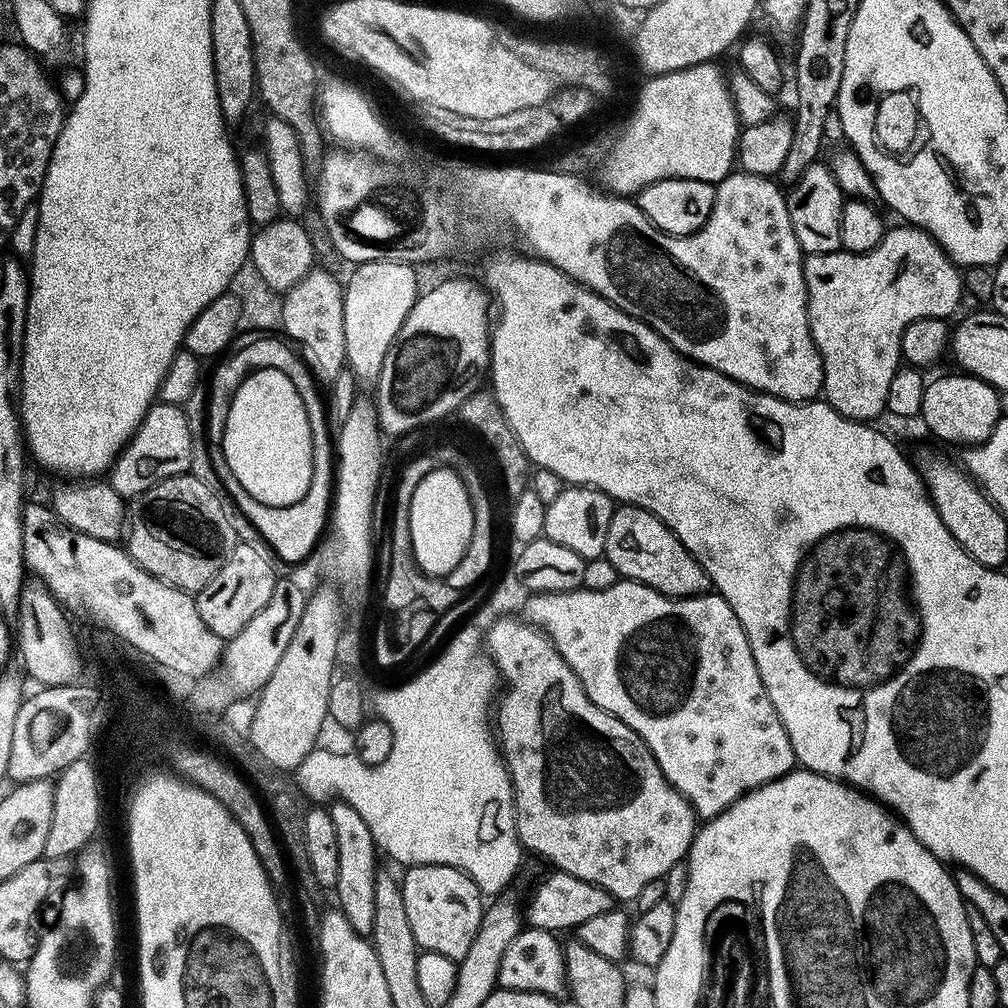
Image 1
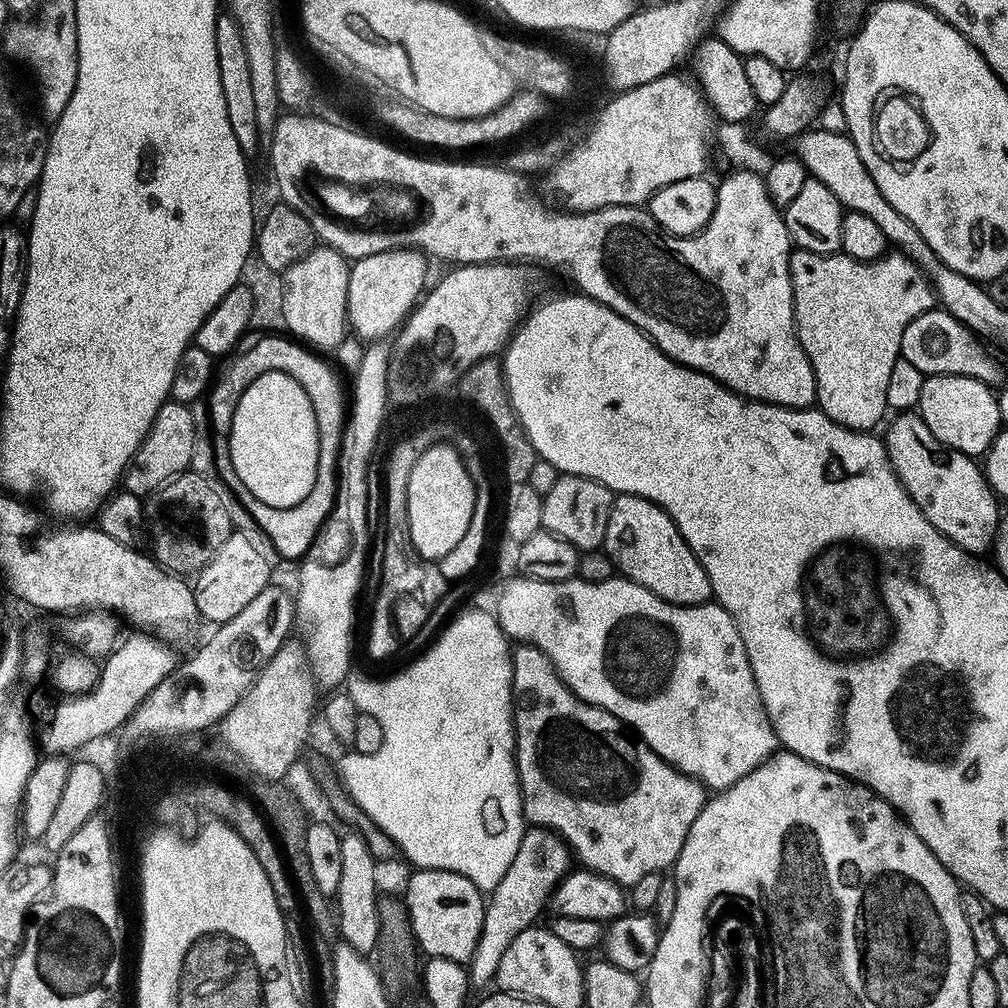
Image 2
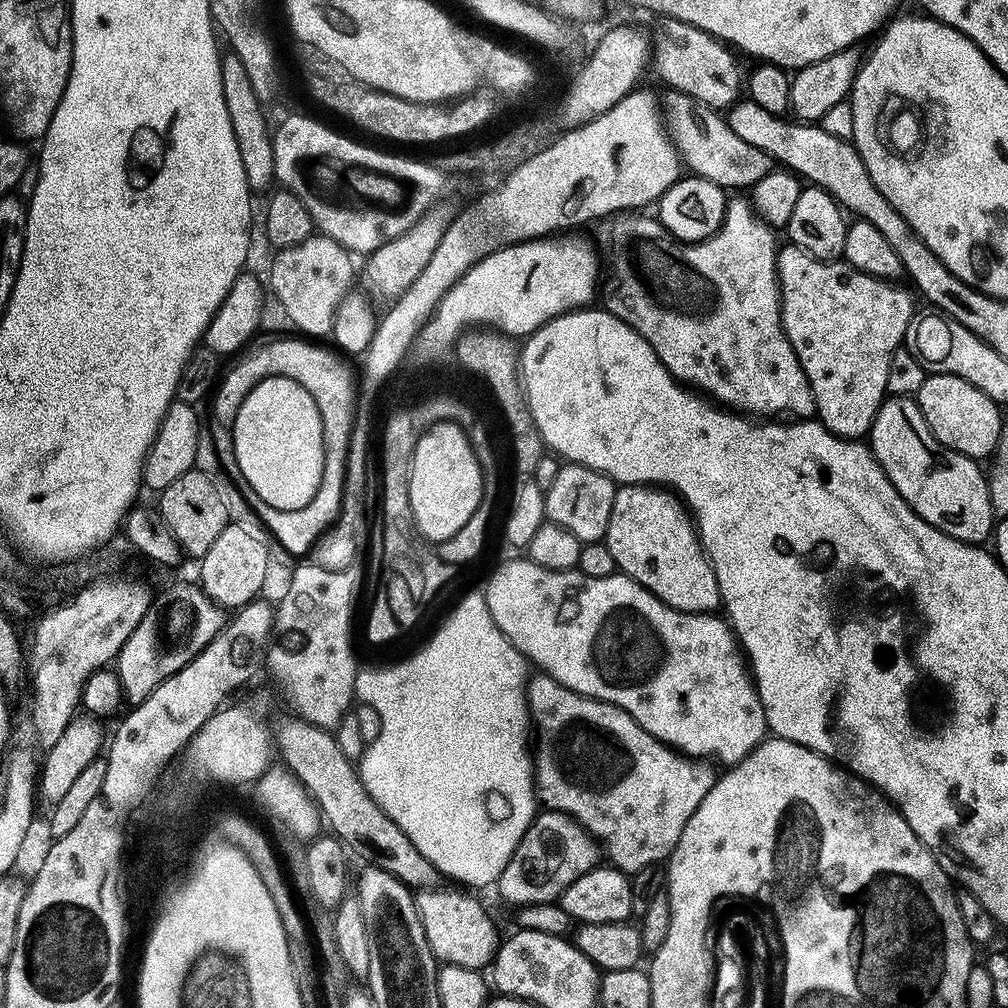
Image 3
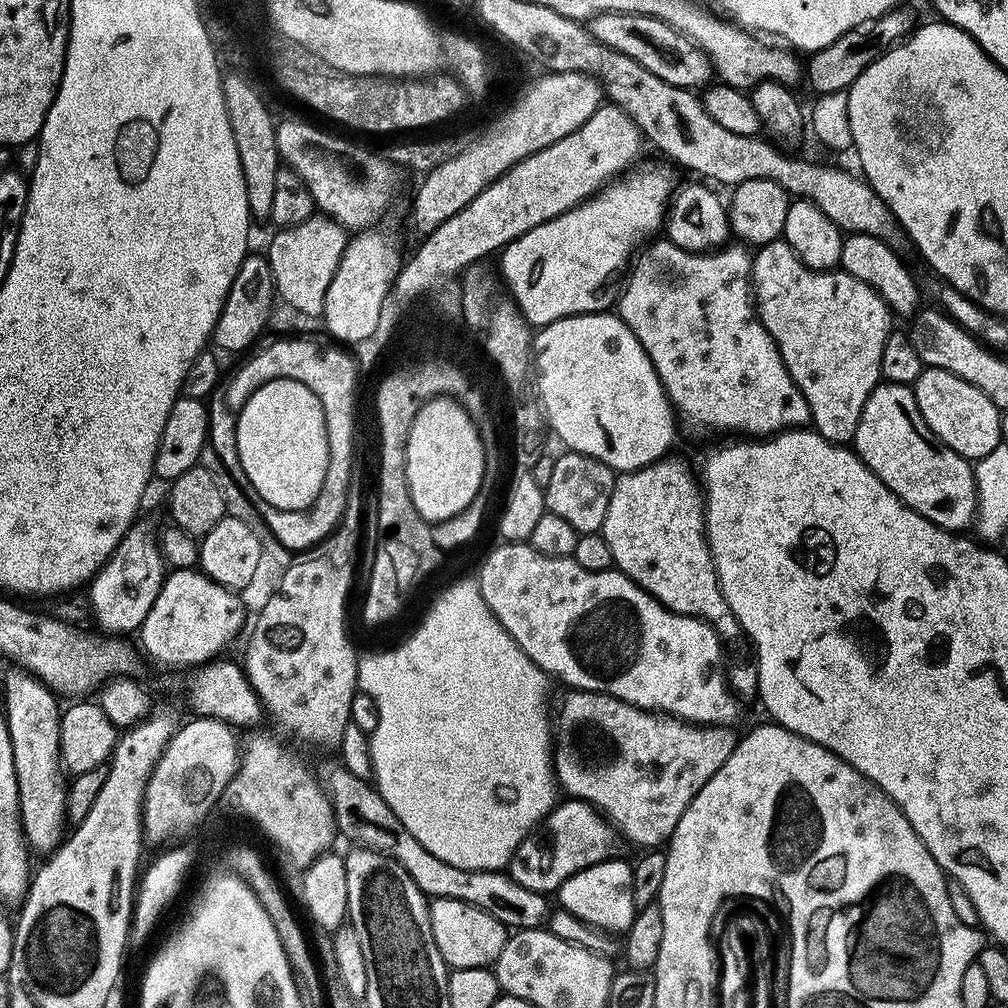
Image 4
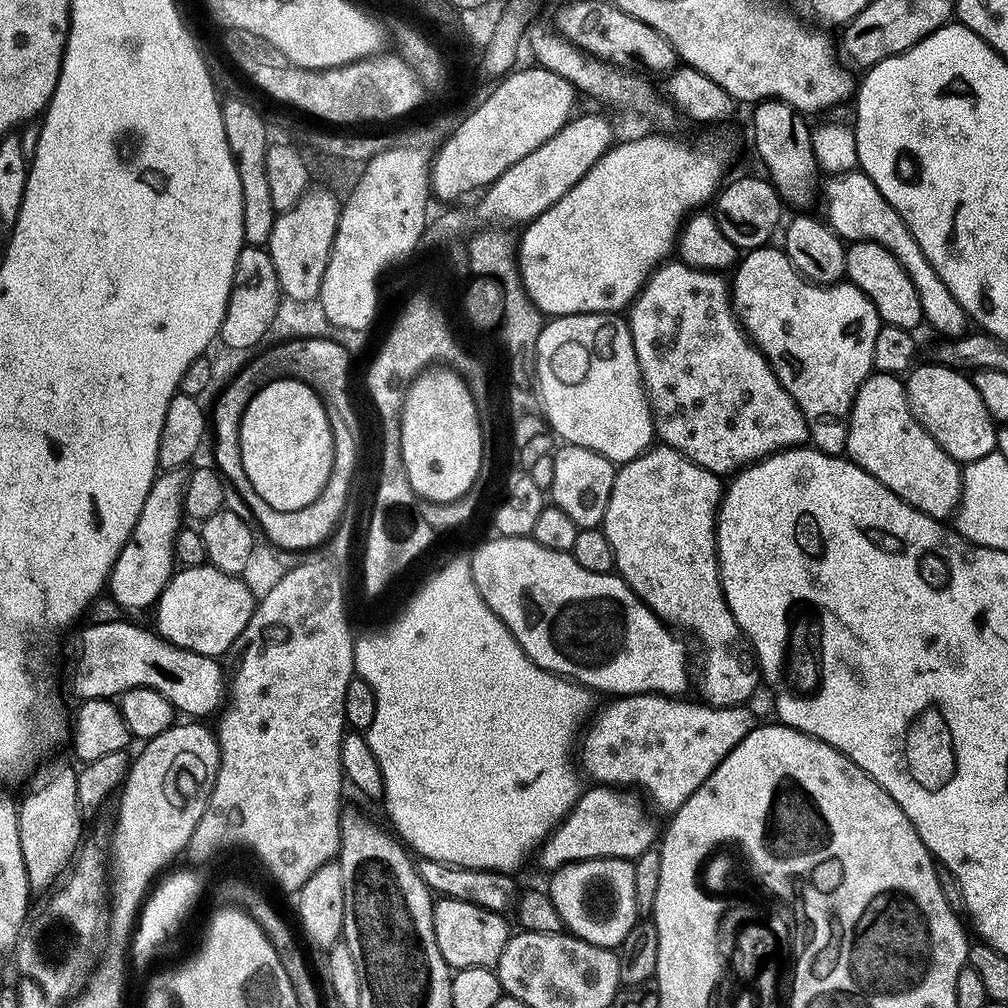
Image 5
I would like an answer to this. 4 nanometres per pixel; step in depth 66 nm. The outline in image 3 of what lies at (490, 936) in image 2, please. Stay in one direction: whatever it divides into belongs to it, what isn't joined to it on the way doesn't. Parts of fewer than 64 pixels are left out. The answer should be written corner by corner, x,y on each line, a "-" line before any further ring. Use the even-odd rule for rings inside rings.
537,811
526,834
518,842
506,870
502,870
498,881
500,896
508,904
554,904
563,892
582,874
597,867
602,860
602,848
596,837
564,812

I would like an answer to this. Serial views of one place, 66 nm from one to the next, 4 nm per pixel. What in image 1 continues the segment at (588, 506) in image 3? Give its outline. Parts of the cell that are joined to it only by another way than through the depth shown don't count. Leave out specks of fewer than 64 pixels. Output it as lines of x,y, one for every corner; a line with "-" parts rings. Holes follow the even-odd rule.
568,484
544,509
543,539
567,546
583,560
599,560
604,556
606,530
610,530
610,518
617,505
611,496
589,484

